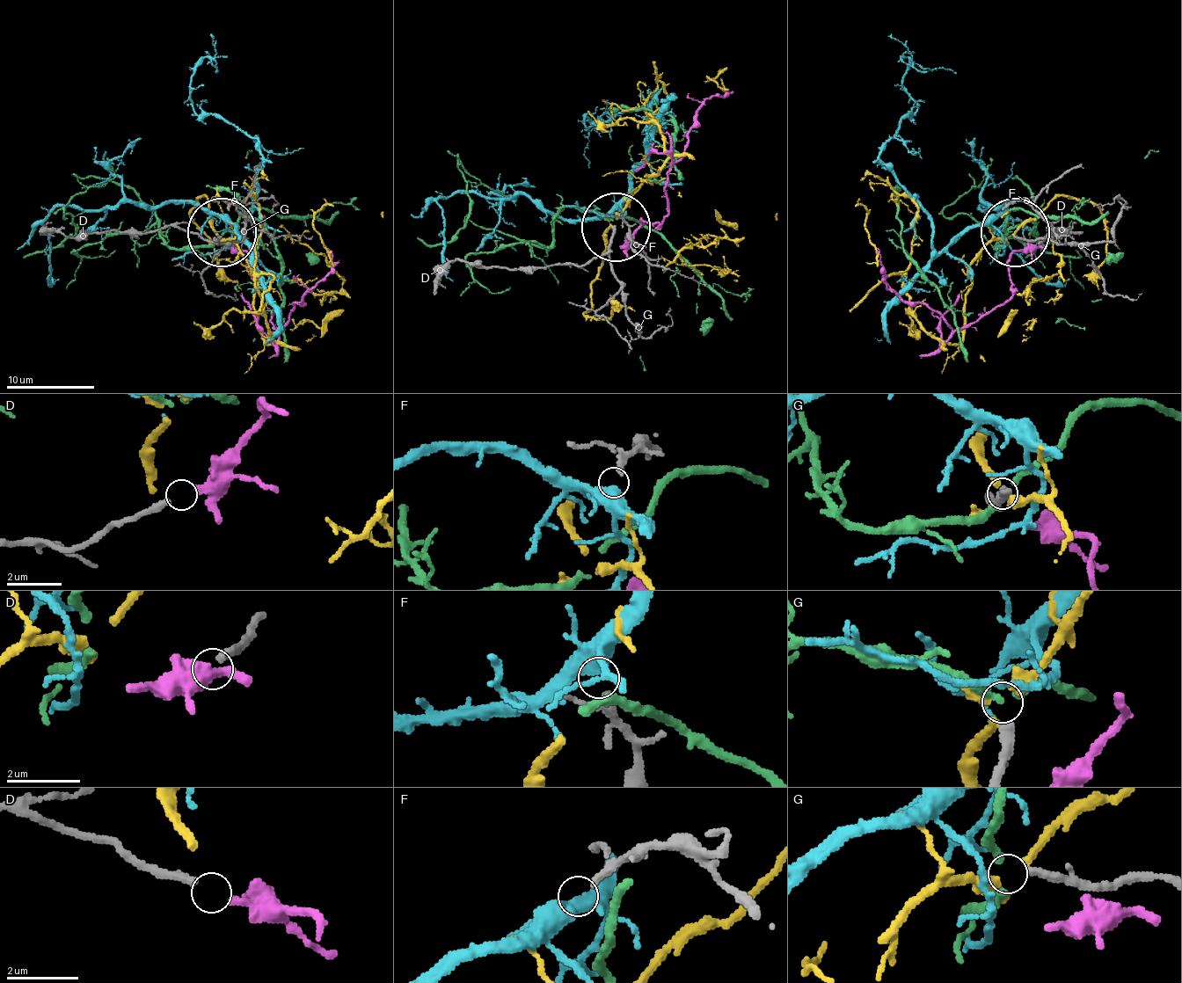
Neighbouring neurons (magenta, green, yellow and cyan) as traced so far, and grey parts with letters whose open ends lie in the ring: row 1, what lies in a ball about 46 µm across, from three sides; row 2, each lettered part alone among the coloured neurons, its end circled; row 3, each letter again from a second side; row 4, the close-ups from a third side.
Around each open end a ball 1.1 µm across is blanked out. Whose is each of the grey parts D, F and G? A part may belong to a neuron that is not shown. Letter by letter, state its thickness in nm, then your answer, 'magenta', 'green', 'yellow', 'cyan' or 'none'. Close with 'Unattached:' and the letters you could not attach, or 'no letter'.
D: 240 nm thick; magenta
F: 150 nm thick; cyan
G: 240 nm thick; none
Unattached: G

